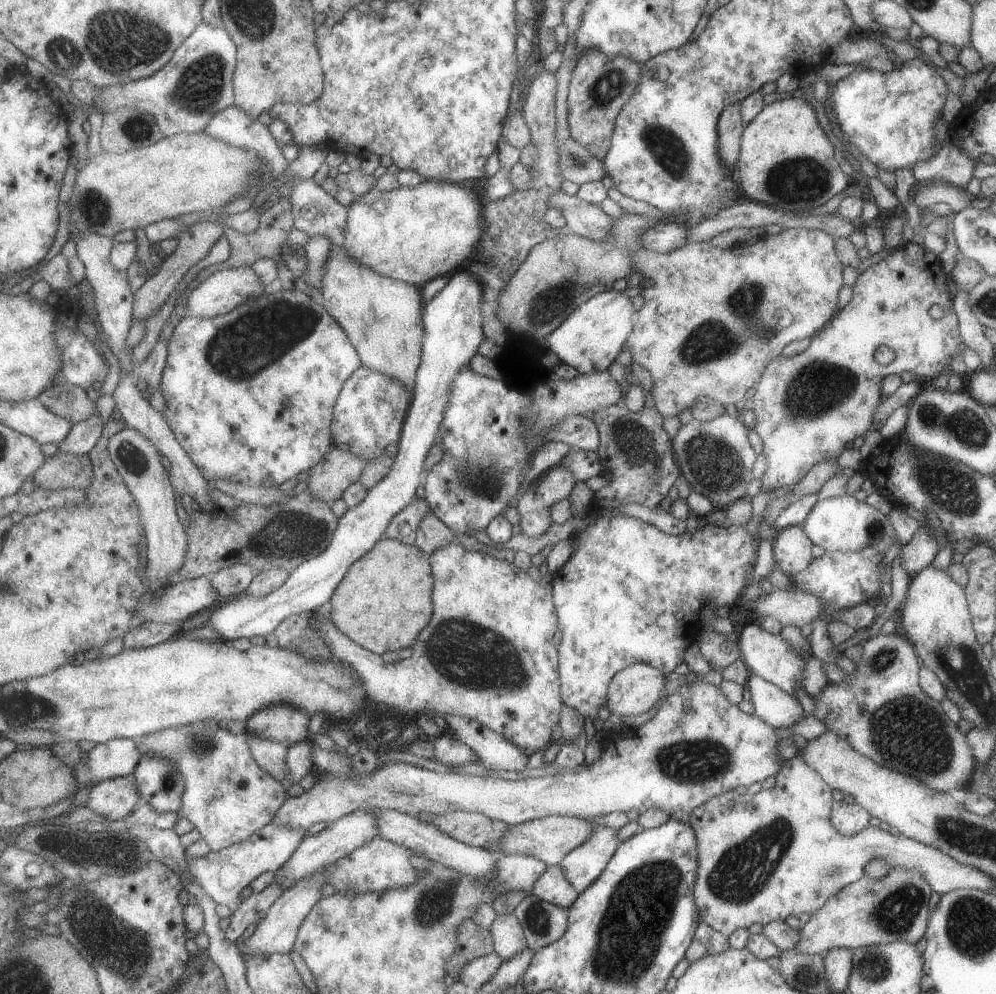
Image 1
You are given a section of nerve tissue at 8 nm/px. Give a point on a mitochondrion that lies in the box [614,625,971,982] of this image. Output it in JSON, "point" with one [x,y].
{"point":[908,732]}

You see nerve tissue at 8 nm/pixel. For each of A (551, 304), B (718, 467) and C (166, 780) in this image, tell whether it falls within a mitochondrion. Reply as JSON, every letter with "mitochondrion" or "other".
{"A":"mitochondrion","B":"mitochondrion","C":"mitochondrion"}

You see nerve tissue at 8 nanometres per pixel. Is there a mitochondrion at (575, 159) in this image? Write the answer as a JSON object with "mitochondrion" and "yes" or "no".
{"mitochondrion":"yes"}

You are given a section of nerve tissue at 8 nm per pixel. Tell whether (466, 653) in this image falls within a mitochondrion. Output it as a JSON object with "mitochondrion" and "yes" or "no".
{"mitochondrion":"yes"}

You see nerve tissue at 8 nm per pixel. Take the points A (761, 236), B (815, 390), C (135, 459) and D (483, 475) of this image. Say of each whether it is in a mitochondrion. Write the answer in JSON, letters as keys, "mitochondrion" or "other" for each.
{"A":"other","B":"mitochondrion","C":"mitochondrion","D":"mitochondrion"}

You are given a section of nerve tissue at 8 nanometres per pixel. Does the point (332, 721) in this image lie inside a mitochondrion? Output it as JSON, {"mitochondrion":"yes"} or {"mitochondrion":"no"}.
{"mitochondrion":"no"}

